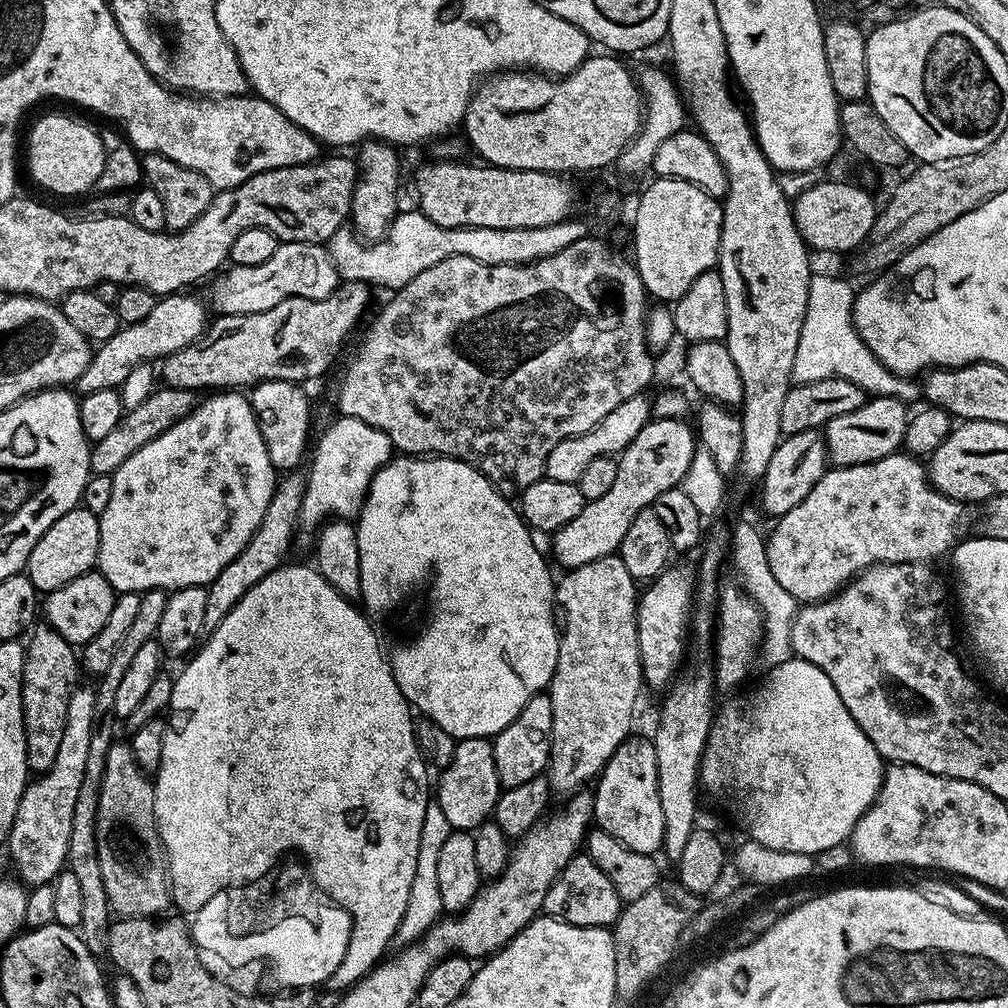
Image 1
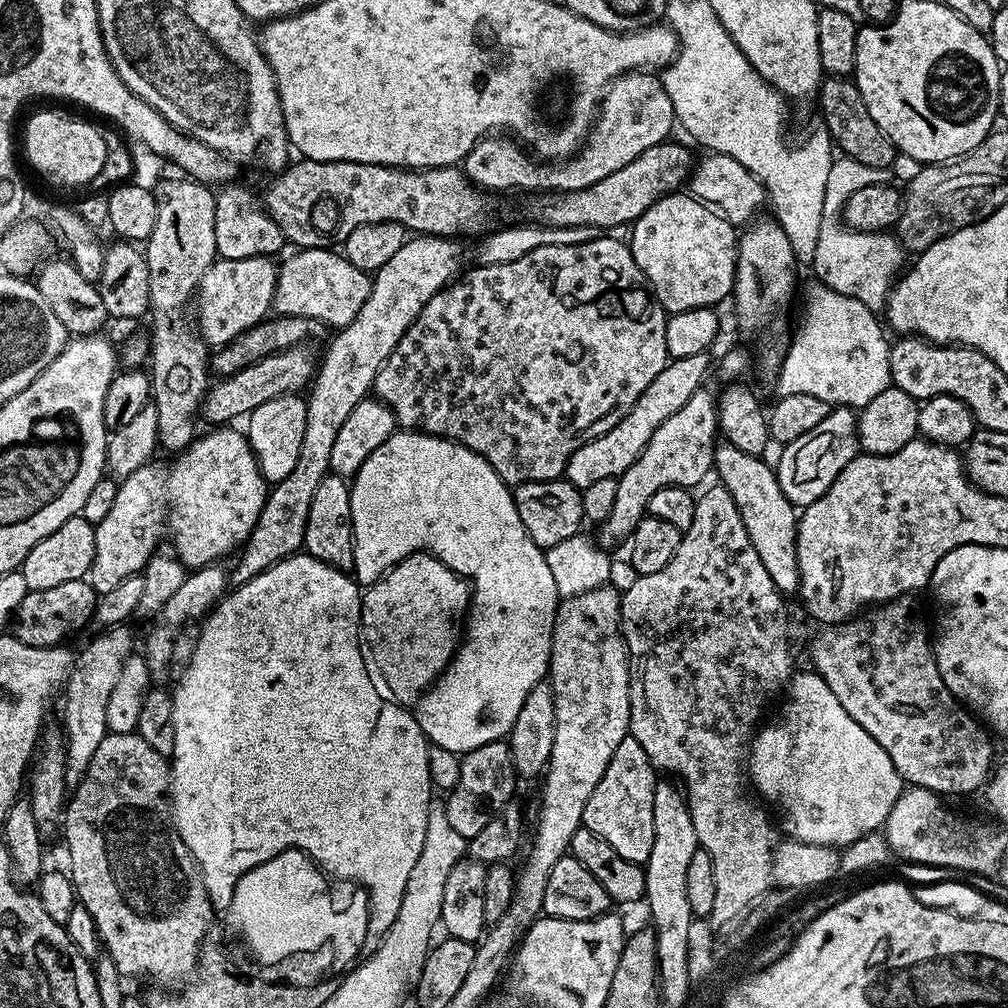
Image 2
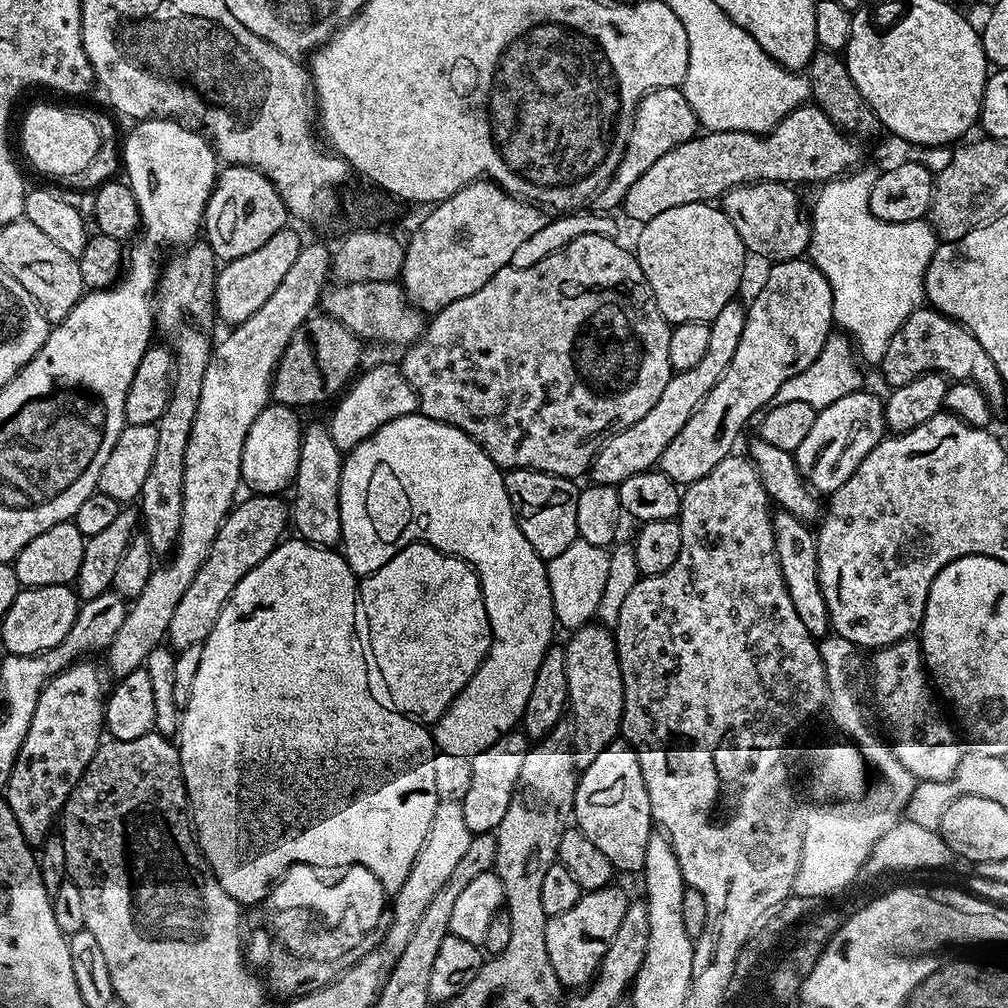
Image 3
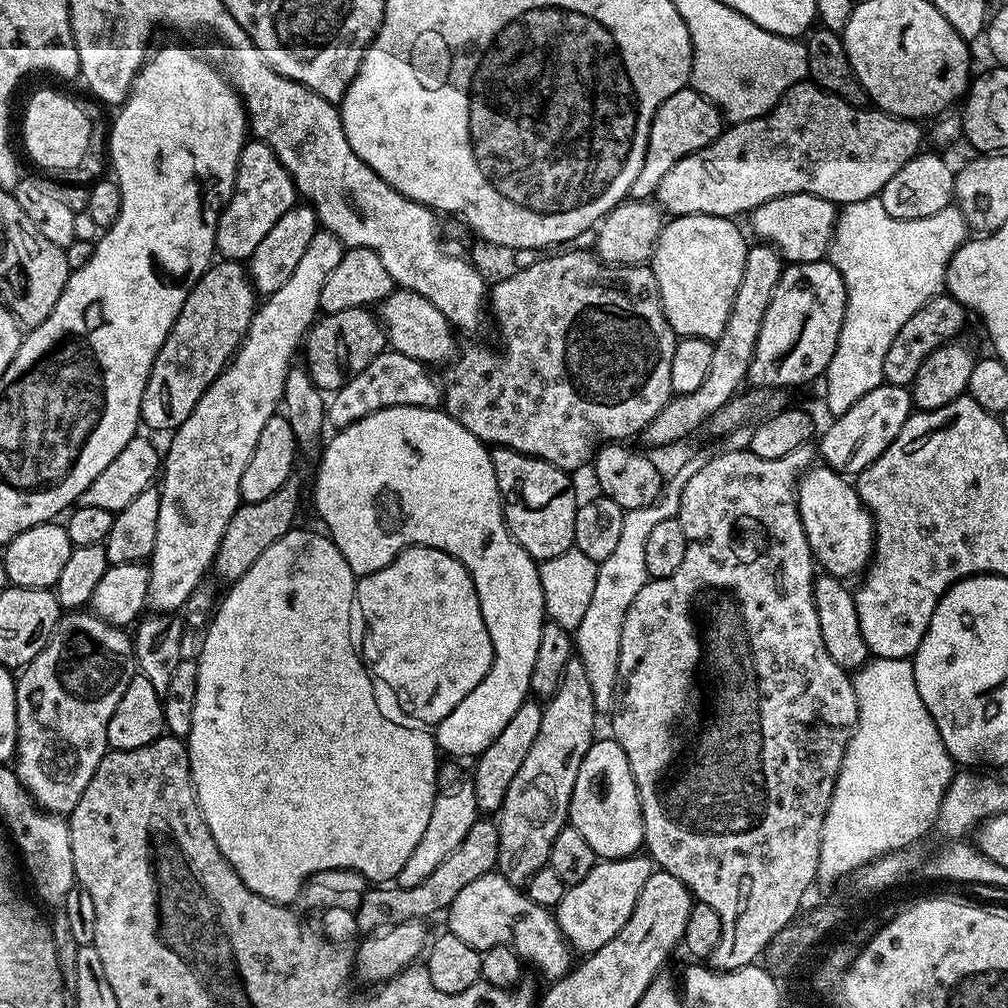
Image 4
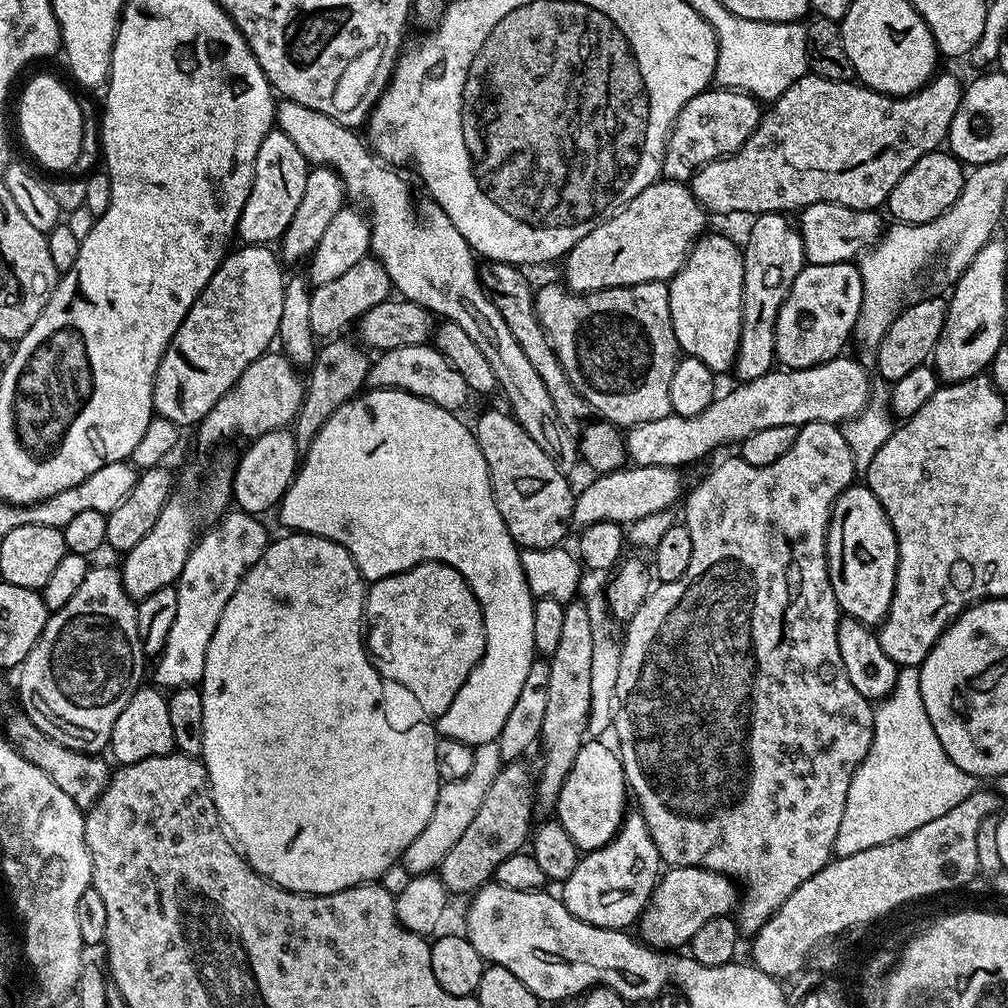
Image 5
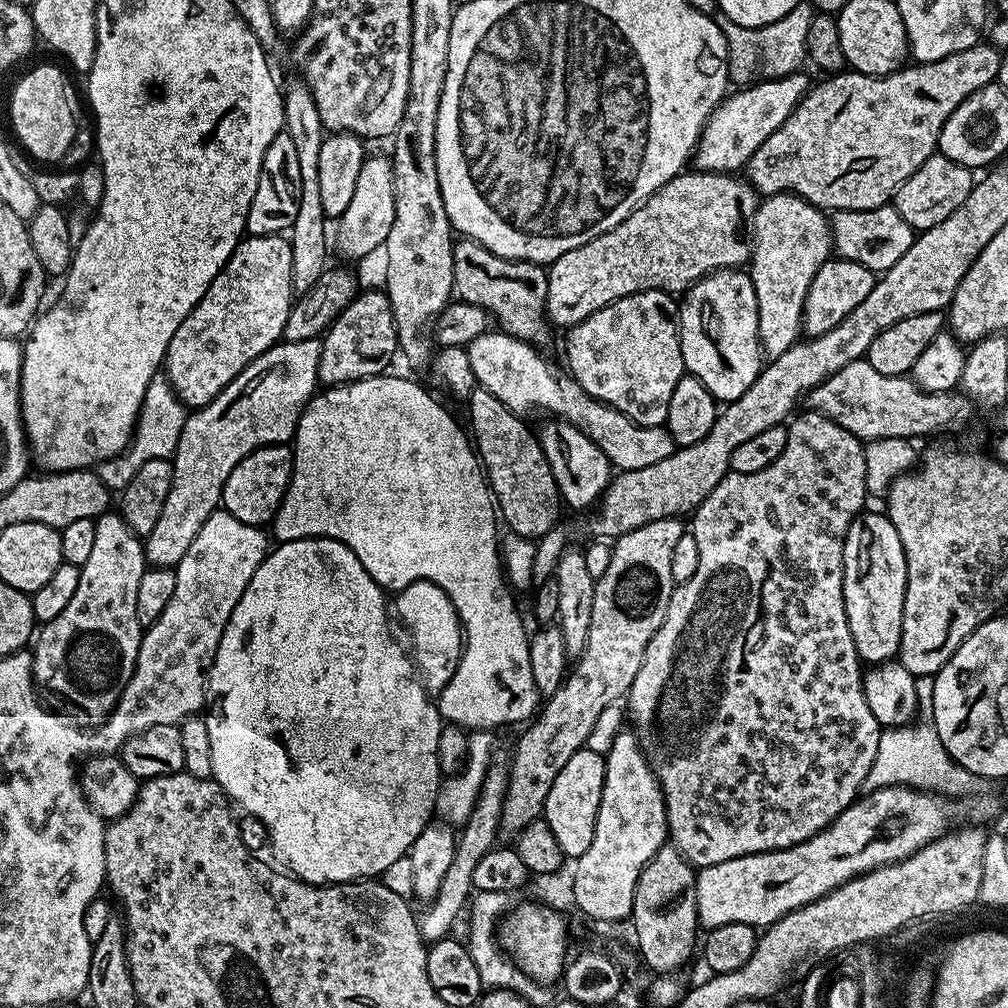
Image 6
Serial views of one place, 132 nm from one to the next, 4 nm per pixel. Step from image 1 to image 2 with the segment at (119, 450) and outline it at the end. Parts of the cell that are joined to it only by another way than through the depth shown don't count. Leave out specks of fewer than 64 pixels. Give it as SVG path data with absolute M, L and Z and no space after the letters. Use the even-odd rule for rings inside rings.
M311 343L295 344L281 352L263 356L253 364L247 364L242 370L217 379L204 393L202 416L212 426L228 426L239 418L247 417L262 402L270 402L270 398L300 394L311 385L318 367L318 352L312 349Z

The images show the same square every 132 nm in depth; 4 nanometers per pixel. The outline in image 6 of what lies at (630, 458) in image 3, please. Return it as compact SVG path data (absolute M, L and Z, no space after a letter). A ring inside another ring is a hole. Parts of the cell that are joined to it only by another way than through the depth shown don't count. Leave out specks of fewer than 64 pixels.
M779 192L773 196L765 196L756 205L756 235L754 237L754 247L752 249L752 258L750 261L750 275L754 282L754 294L758 298L758 338L760 346L765 357L771 358L778 354L786 354L790 346L798 343L802 336L802 325L804 323L804 303L806 294L810 290L810 282L814 282L814 274L818 274L820 267L833 255L832 247L832 226L829 217L821 209L814 207L810 202L806 202L802 197L796 196L792 192Z

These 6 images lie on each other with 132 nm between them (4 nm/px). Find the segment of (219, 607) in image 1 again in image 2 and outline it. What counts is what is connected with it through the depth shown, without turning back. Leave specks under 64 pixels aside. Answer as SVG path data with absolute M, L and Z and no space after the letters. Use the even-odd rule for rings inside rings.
M419 234L405 240L402 250L397 250L390 257L390 262L372 276L370 298L362 302L362 310L358 310L354 322L333 335L336 337L319 357L316 375L306 396L306 431L298 463L290 474L286 474L286 478L282 478L282 482L269 487L262 514L258 514L254 530L239 549L236 565L231 565L228 573L228 583L233 589L250 582L250 578L262 574L271 564L285 560L287 556L295 556L303 549L310 501L314 498L318 482L329 475L330 454L334 454L338 430L342 430L346 418L350 418L350 410L354 410L358 402L369 399L378 370L382 370L394 346L402 342L402 334L406 334L418 314L422 314L426 302L461 275L460 244L461 241L456 238Z

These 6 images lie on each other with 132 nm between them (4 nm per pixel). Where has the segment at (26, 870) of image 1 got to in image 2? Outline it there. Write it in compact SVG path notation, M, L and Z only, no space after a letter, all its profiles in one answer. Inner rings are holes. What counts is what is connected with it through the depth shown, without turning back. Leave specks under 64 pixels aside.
M127 627L109 628L101 631L97 640L92 640L80 650L76 665L68 676L68 682L62 689L64 696L64 730L66 735L66 776L68 786L74 786L86 774L86 766L90 766L90 758L94 758L94 750L98 750L102 738L109 734L106 726L106 706L110 702L110 694L118 677L122 674L122 666L134 655L132 636Z

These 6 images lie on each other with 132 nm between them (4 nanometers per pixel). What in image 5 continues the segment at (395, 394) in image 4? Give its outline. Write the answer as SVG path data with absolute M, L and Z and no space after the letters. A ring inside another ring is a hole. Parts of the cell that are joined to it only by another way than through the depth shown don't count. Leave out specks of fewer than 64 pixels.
M431 343L398 346L398 350L379 353L368 365L366 384L369 389L397 388L449 410L460 410L470 397L466 378L462 378L462 374L458 374L458 370L454 370L454 366L450 366L448 359Z

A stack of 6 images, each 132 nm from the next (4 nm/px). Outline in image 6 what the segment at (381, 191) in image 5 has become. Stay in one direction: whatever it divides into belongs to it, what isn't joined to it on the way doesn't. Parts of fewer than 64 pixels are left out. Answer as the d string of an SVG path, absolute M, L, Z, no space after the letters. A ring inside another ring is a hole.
M559 418L545 419L545 424L538 428L538 439L550 462L554 482L560 488L560 499L572 508L588 508L599 501L608 490L608 482L614 475L611 462L602 454L602 450L582 430Z

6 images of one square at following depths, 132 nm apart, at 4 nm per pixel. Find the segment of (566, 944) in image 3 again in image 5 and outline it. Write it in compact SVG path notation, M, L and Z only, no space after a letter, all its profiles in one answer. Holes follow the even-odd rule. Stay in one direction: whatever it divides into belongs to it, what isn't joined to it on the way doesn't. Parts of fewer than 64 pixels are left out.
M632 810L625 815L620 829L606 846L581 855L578 866L574 866L574 874L562 881L562 899L566 910L582 922L628 930L631 924L633 927L639 921L661 875L658 846L654 846L654 838L650 838L650 830L640 811Z

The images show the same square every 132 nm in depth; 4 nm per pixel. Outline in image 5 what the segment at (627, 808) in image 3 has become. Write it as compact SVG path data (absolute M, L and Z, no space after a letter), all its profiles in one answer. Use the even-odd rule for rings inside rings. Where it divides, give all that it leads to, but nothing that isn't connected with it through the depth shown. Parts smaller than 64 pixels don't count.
M592 738L578 750L578 758L574 758L574 766L570 766L570 774L556 799L555 819L566 826L566 834L574 838L581 853L606 846L620 829L630 804L630 789L617 749L607 748L603 743L603 739Z

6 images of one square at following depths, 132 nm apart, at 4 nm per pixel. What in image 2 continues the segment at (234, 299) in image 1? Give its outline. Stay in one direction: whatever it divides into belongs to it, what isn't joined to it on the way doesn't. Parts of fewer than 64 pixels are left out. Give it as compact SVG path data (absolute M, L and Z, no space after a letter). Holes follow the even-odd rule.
M301 248L293 251L293 256L285 264L279 265L276 273L276 299L274 312L276 316L301 316L316 321L317 325L329 324L332 330L345 328L362 310L362 302L370 298L372 276L358 270L344 255L332 248Z

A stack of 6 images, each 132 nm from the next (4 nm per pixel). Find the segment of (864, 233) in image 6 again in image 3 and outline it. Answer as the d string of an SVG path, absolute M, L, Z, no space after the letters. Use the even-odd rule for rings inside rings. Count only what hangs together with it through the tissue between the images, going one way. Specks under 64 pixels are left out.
M760 180L756 184L739 184L725 192L722 197L722 207L726 218L734 222L734 230L738 230L738 238L742 238L745 249L756 256L761 256L767 262L778 260L799 260L807 253L811 242L812 222L806 208L800 205L800 196L795 187L782 182Z

